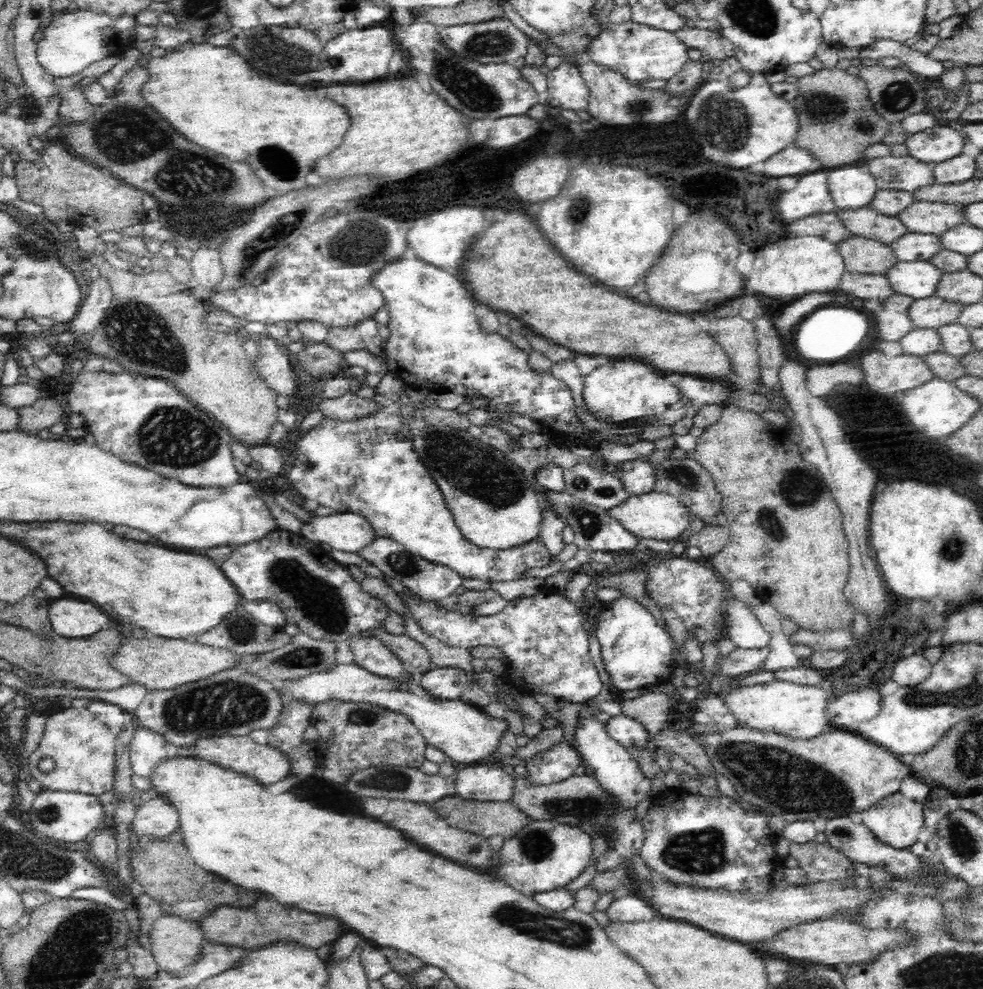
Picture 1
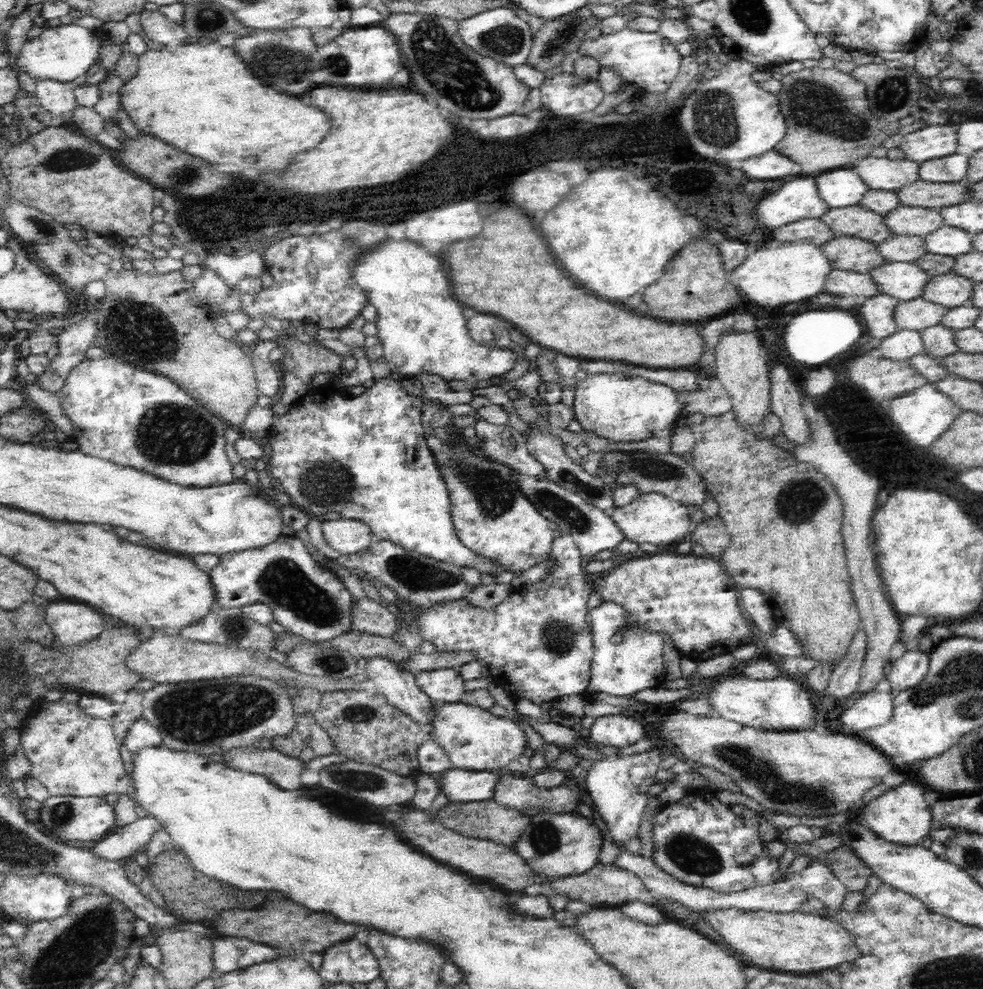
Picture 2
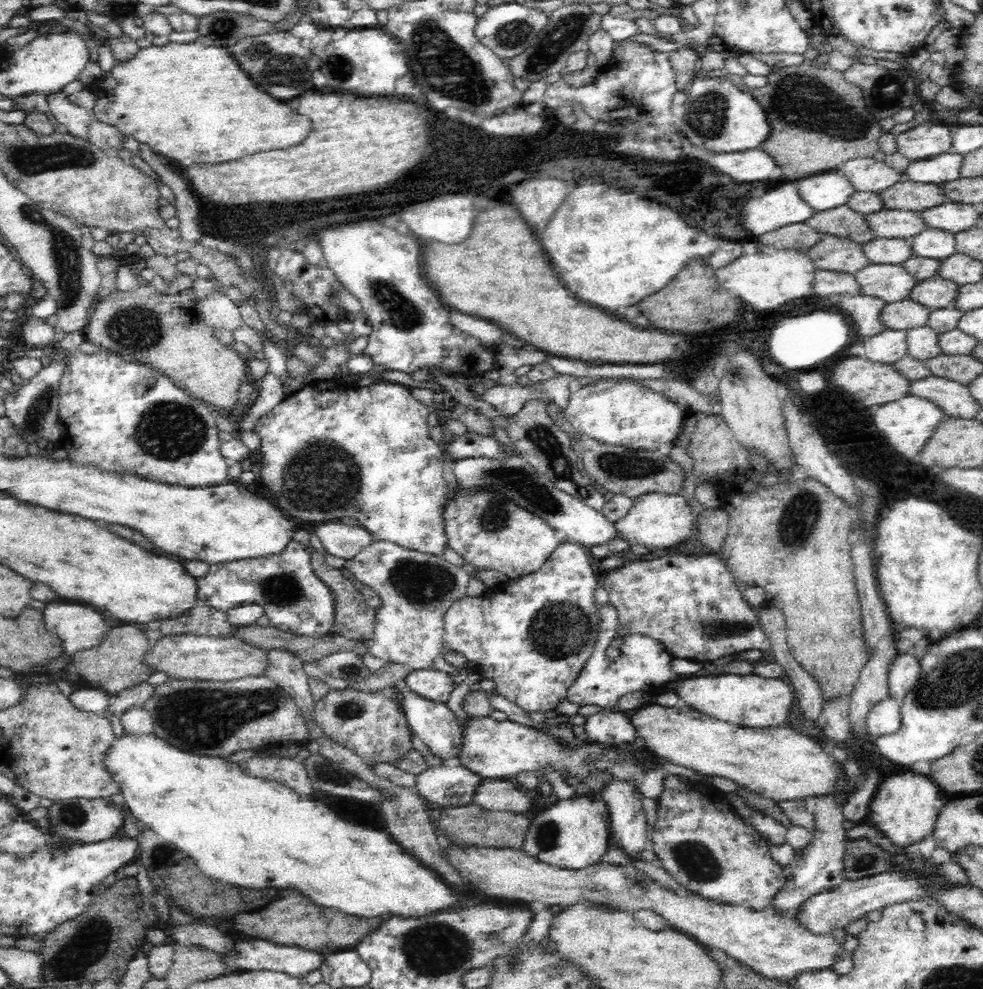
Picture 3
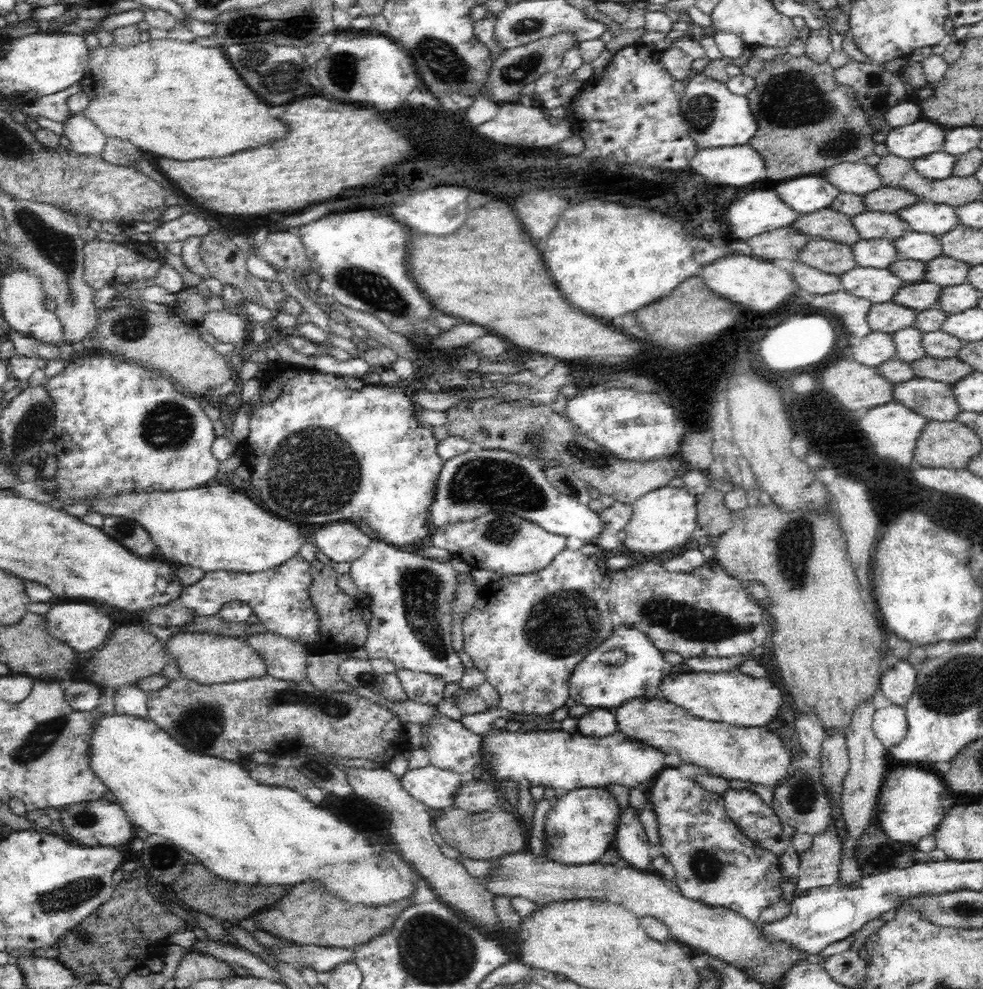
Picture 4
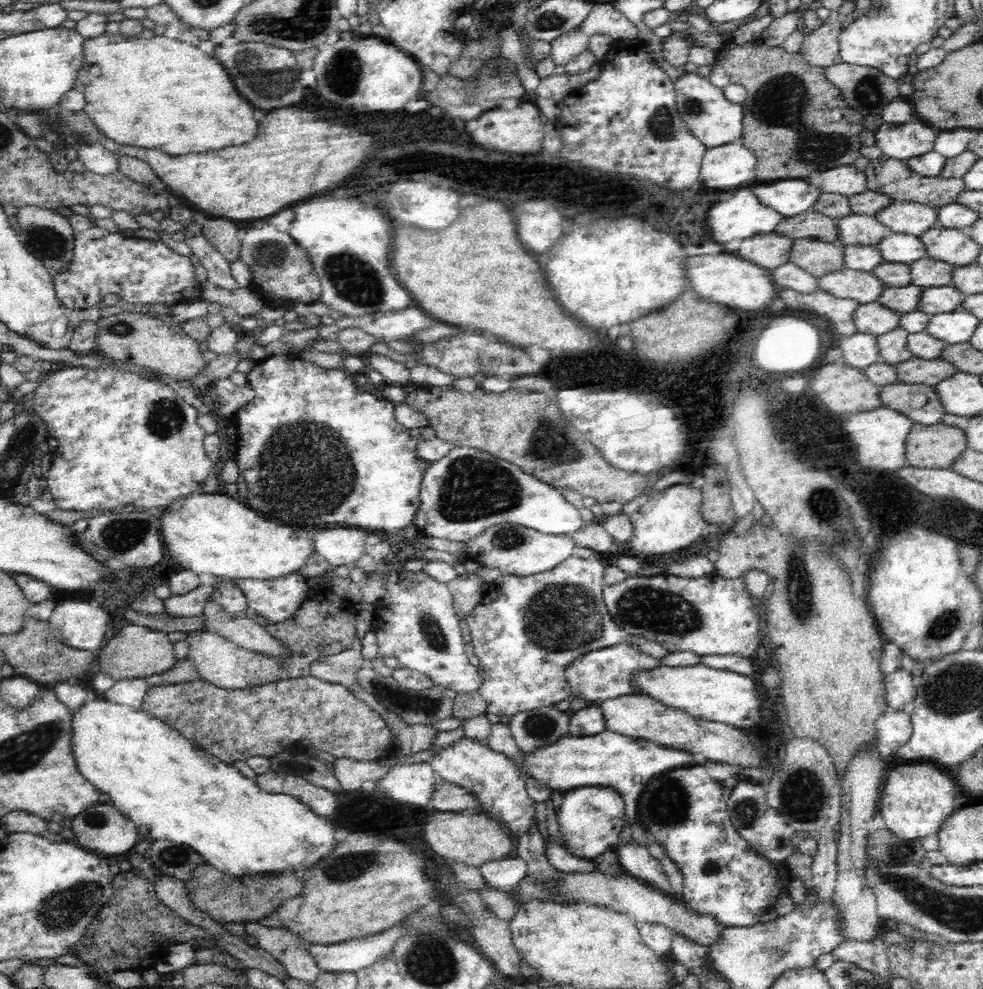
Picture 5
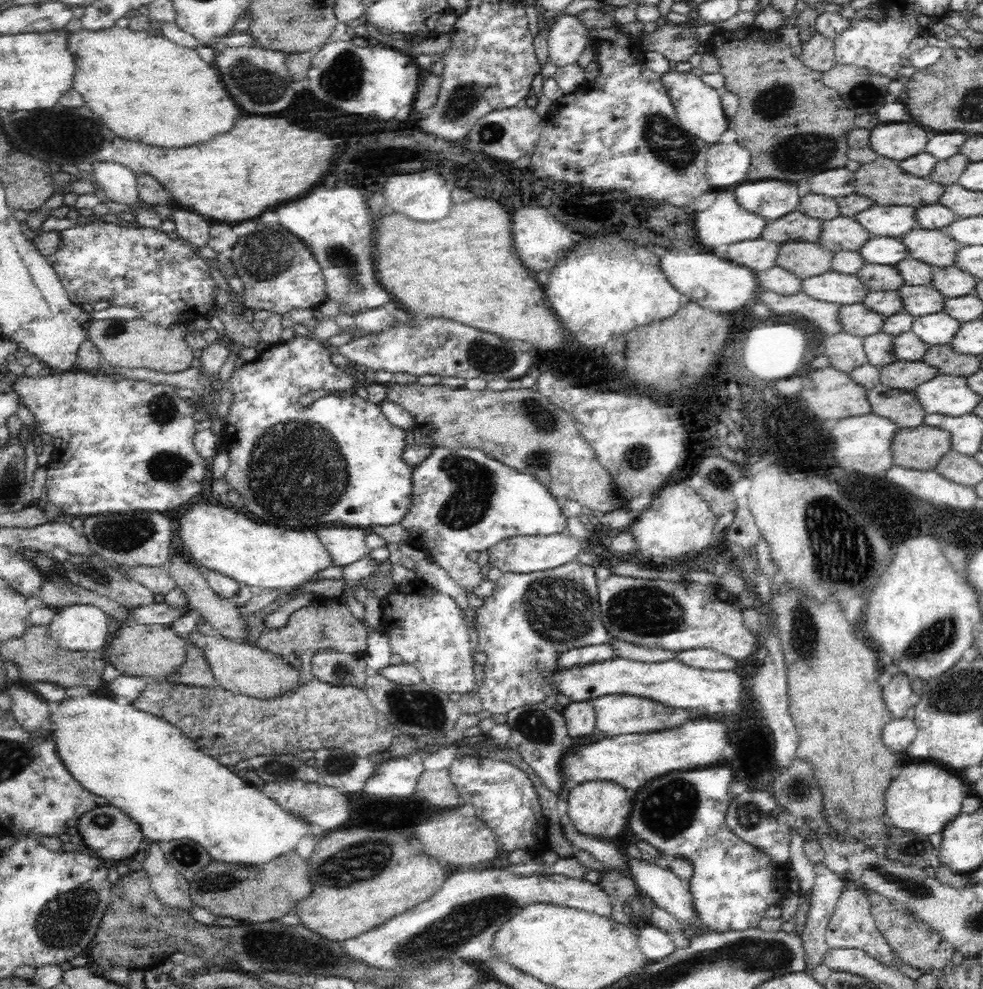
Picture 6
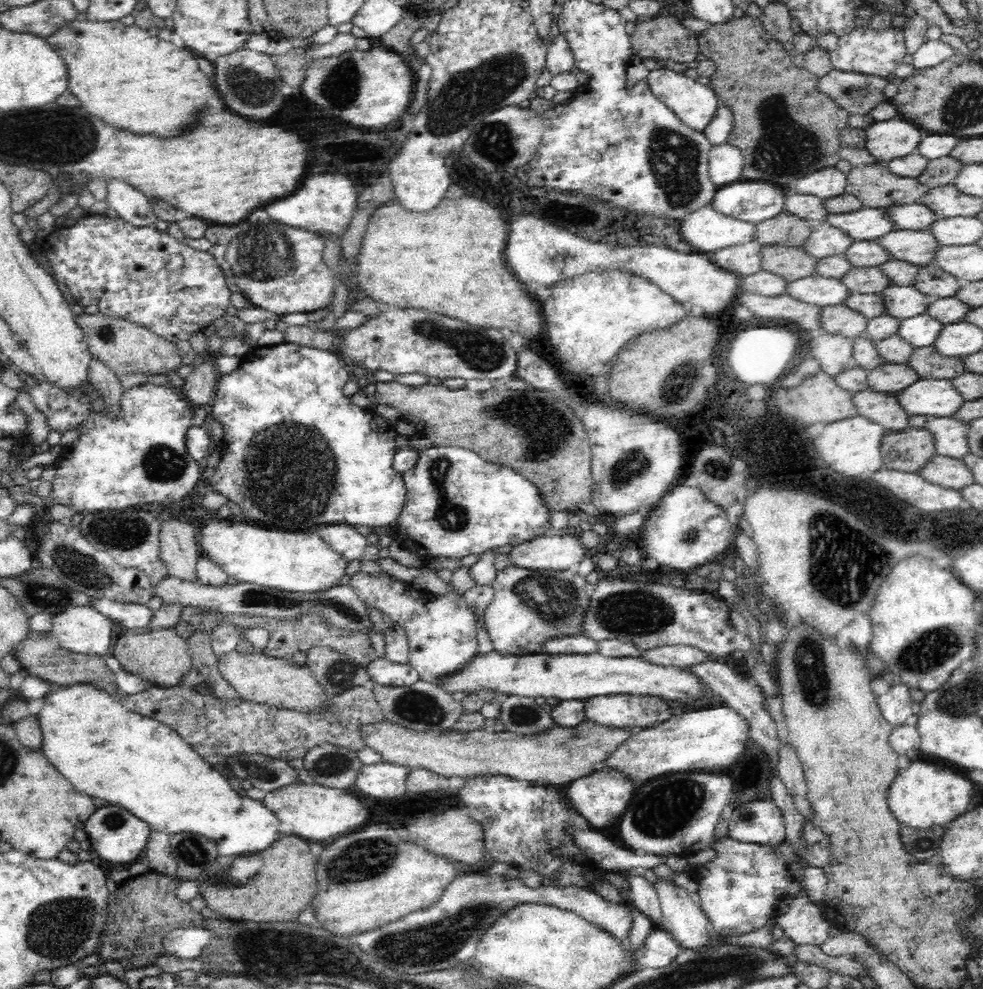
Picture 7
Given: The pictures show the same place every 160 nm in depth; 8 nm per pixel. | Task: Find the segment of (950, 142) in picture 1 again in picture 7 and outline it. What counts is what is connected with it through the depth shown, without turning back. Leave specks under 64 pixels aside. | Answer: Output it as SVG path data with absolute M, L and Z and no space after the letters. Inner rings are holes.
M904 118L875 121L865 132L866 150L877 162L887 163L915 153L922 141L922 134L925 134L924 130L916 128L916 125Z

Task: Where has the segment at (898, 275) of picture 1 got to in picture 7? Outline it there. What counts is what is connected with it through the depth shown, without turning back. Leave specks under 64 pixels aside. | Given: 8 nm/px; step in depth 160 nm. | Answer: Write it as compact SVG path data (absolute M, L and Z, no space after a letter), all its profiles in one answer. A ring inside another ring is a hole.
M818 275L790 283L786 292L795 299L821 307L844 305L853 293L841 279Z

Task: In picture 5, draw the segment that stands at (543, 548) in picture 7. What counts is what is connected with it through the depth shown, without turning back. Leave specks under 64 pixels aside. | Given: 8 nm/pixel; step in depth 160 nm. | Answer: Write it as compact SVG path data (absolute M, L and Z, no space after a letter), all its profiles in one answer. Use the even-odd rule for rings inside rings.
M516 523L488 525L476 536L462 541L464 560L474 560L482 567L498 568L502 575L532 576L552 570L559 562L572 554L575 540L571 535L547 535L534 528Z

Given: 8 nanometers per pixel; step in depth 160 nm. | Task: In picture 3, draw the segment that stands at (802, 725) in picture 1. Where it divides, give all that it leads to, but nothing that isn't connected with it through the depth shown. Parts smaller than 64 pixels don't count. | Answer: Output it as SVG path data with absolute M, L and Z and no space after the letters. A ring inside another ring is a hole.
M721 674L691 676L678 682L674 692L677 692L686 706L696 709L715 719L750 728L780 728L788 722L792 712L795 692L790 688L787 678L776 679L762 677L756 674L736 675Z

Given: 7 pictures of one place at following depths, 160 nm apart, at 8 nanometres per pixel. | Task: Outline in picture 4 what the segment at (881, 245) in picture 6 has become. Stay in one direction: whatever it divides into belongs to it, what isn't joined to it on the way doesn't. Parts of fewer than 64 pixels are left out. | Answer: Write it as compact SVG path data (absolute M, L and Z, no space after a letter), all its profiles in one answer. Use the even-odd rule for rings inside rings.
M910 231L902 234L894 240L898 256L902 259L914 259L922 262L930 262L944 255L942 251L941 235L927 232Z

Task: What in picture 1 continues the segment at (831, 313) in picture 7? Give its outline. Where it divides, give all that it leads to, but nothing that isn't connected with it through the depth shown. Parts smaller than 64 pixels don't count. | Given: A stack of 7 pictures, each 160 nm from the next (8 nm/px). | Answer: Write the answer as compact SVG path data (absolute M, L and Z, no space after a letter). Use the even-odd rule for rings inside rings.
M938 295L914 299L910 304L910 320L915 328L938 329L957 322L965 304L962 301L946 300Z

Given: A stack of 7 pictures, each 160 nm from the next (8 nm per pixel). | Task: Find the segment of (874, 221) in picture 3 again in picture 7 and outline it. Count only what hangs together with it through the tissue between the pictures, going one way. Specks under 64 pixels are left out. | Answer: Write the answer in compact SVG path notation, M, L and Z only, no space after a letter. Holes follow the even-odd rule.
M828 221L815 223L810 238L802 247L816 258L844 255L846 250L854 244L854 237L840 227L830 225Z

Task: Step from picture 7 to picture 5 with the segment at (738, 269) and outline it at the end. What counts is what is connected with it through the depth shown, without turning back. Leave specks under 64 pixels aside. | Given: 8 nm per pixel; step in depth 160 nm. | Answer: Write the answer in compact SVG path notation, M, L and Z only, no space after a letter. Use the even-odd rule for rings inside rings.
M776 231L758 233L741 242L737 256L772 271L790 261L794 241L795 239Z

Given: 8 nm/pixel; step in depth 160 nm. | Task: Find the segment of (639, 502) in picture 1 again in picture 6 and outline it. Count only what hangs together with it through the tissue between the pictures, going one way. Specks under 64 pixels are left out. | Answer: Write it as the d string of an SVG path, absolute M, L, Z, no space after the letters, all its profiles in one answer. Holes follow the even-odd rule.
M669 482L656 495L653 501L640 512L641 515L629 526L635 538L637 548L648 552L652 558L678 558L684 554L697 555L715 541L712 536L714 526L718 522L709 504L684 482Z

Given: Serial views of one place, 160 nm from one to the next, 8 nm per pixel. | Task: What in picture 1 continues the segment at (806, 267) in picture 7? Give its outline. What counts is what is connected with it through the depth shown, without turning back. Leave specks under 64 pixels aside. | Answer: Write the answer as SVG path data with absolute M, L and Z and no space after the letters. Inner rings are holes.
M852 235L837 245L850 273L886 275L890 268L901 261L890 245L877 240Z

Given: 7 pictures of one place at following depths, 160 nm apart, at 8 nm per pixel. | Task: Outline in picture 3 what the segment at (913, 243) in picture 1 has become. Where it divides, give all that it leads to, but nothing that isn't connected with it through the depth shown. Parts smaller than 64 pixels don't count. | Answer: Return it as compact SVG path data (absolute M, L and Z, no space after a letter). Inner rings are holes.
M880 237L864 243L864 253L872 264L903 264L915 255L912 240Z

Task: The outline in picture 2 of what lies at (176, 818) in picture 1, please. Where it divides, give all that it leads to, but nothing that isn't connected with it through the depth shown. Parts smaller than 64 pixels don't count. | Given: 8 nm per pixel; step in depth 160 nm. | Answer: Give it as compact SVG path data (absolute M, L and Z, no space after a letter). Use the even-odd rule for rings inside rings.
M149 814L126 826L117 827L109 833L108 838L104 838L102 842L98 840L90 851L104 859L125 862L136 852L144 851L152 836L162 830L164 825L160 820Z

